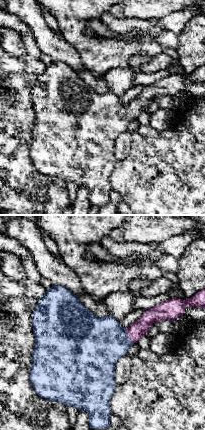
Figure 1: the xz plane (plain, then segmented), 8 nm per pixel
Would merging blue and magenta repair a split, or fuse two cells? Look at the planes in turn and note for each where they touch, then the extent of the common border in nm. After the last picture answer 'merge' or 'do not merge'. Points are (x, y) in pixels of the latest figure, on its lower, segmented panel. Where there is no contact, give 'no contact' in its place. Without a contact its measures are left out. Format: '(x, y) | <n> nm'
(127, 336) | 140 nm

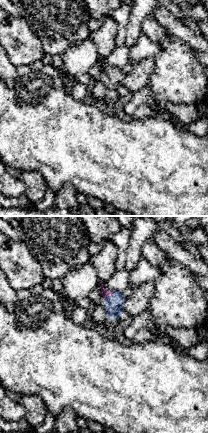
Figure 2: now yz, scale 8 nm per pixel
(110, 296) | 120 nm

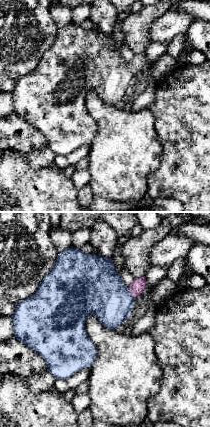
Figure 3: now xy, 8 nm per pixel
(130, 293) | 110 nm

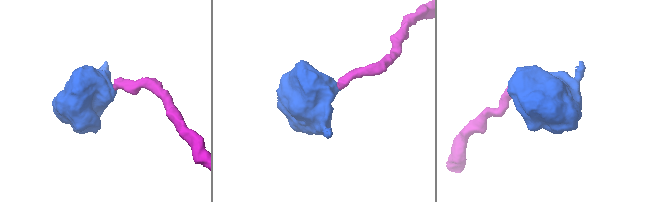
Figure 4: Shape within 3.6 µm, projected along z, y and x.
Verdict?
merge

